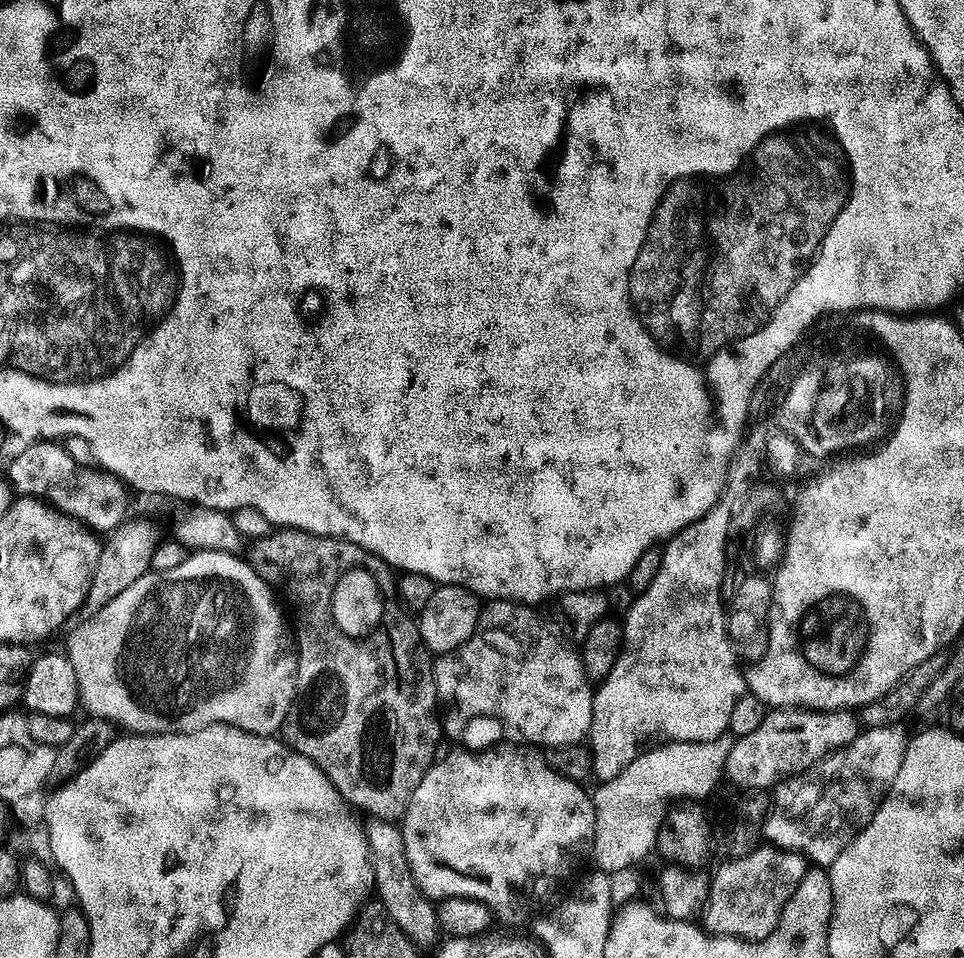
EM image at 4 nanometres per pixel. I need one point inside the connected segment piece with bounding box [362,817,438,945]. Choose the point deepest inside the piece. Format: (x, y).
(404, 902)

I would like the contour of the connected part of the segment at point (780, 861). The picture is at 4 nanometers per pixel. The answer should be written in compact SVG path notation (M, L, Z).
M757 846L750 854L733 856L720 863L724 864L717 866L708 881L708 900L702 913L704 931L709 936L737 936L739 940L766 938L778 926L786 902L790 902L802 882L806 871L804 857L798 852Z

